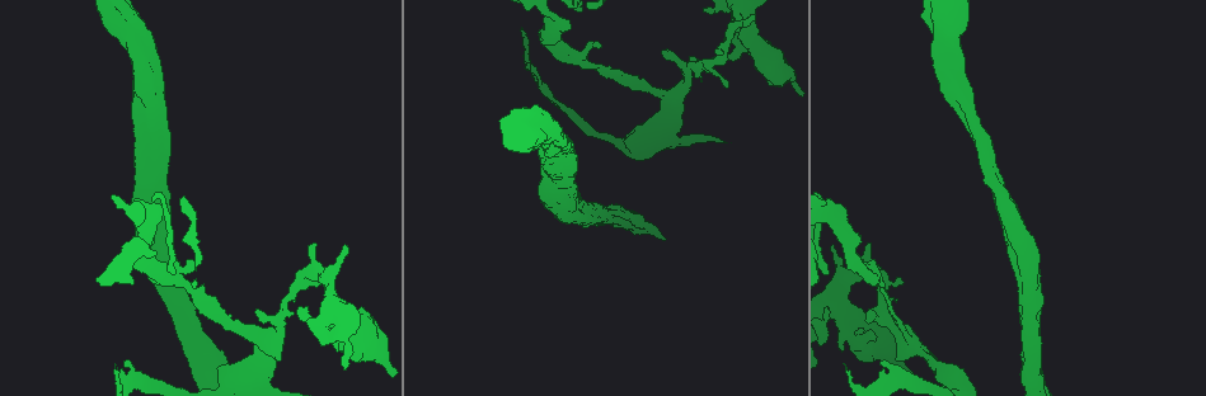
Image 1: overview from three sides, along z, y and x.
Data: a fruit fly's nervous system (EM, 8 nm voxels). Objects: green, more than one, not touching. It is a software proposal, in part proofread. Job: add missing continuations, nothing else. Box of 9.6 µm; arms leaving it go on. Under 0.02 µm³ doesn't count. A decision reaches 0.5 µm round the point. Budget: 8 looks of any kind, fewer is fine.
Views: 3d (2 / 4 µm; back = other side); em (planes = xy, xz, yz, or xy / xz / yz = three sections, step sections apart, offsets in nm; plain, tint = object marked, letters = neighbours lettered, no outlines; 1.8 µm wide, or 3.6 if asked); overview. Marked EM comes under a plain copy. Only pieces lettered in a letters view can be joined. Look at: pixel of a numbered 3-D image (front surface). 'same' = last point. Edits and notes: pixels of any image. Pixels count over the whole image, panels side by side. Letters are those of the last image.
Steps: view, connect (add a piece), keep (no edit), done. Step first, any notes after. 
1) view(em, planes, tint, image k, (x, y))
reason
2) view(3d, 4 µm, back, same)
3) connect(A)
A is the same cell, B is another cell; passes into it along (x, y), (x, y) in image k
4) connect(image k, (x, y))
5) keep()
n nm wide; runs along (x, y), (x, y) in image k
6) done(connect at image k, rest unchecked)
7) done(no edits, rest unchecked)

view(em, xy, step 8, tint, image 1, (874, 333))
an open end

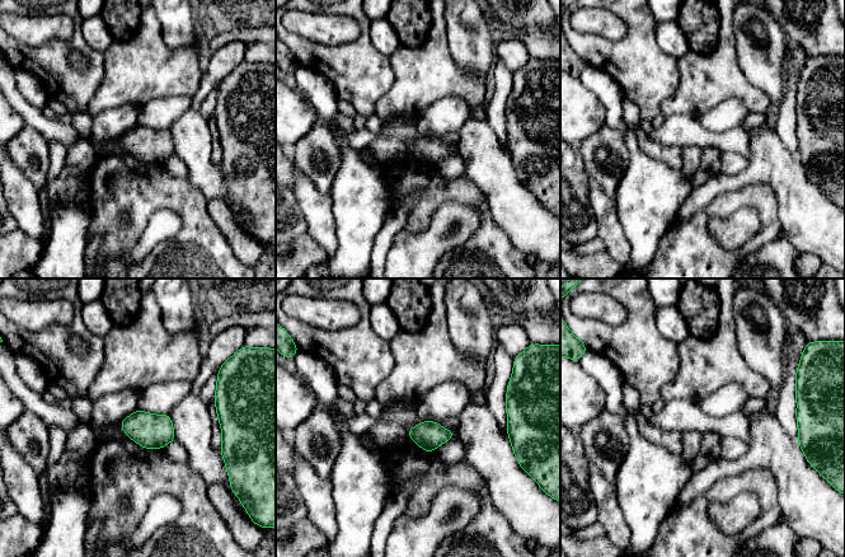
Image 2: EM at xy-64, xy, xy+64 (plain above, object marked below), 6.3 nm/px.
view(em, planes, letters, same)

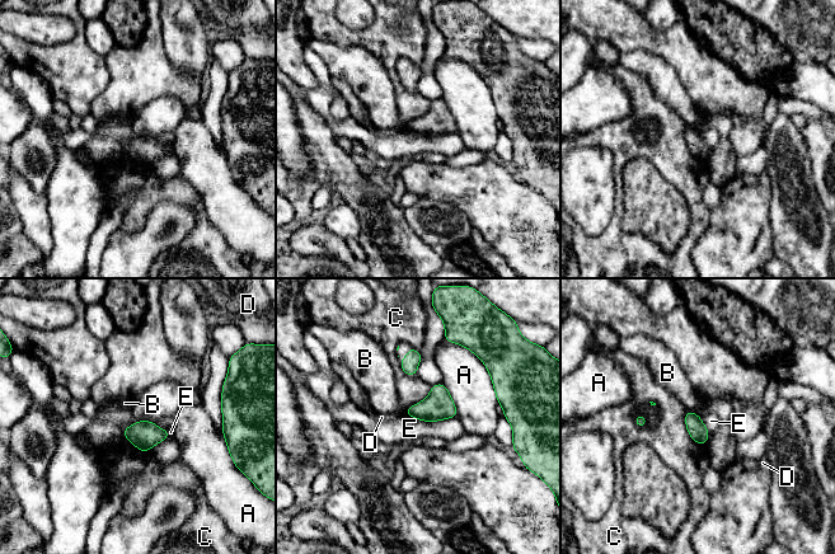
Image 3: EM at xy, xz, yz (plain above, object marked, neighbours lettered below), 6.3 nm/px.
keep()
A, B, C, D and E are other cells; border along (404, 414), (423, 421), (455, 418) in image 3; none of them fits

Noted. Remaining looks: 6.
view(3d, 4 µm, image 1, (721, 54))
an open end

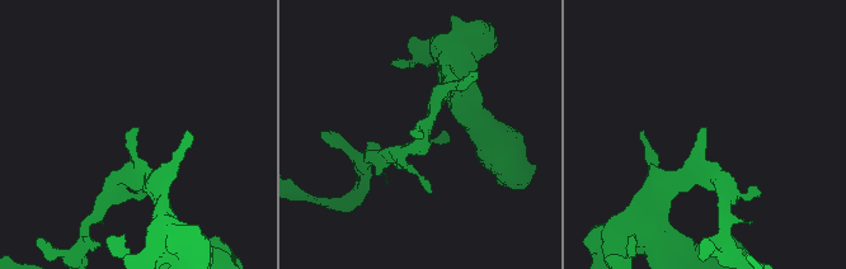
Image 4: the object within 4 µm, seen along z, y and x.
view(em, yz, step 16, tint, image 4, (706, 129))
shape alone is not enough

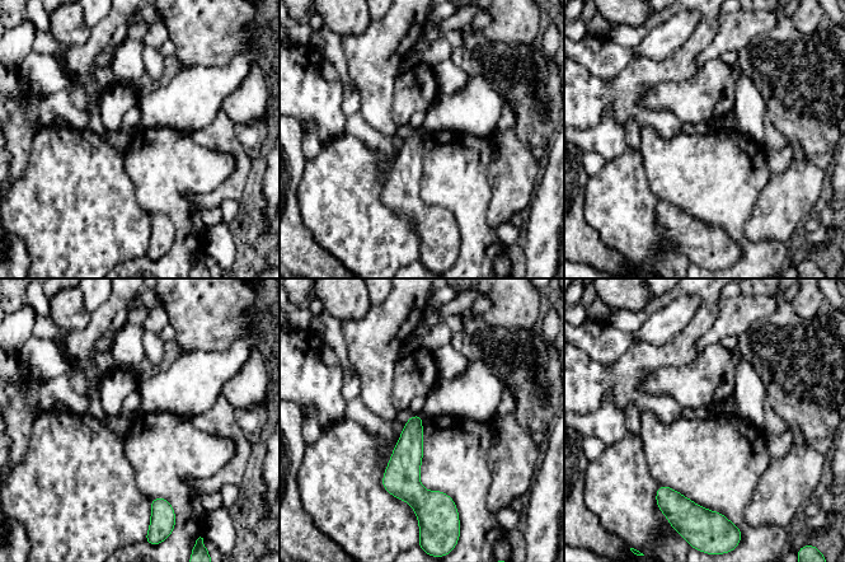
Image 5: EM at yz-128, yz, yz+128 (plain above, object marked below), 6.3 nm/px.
view(em, planes, letters, same)

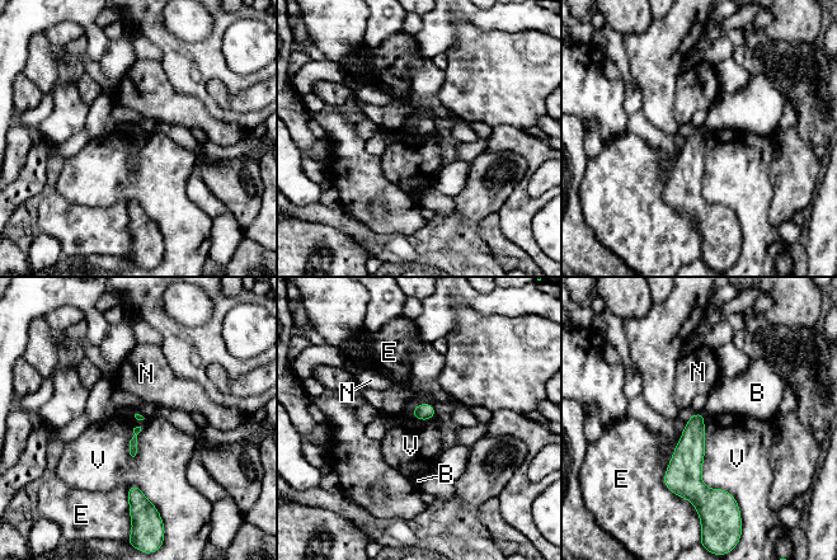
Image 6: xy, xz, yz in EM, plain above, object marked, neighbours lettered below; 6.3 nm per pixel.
keep()
B, E, N and V are other cells; no lettered piece goes on from it

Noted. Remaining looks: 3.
view(em, planes, letters, image 1, (634, 216))
abrupt turn

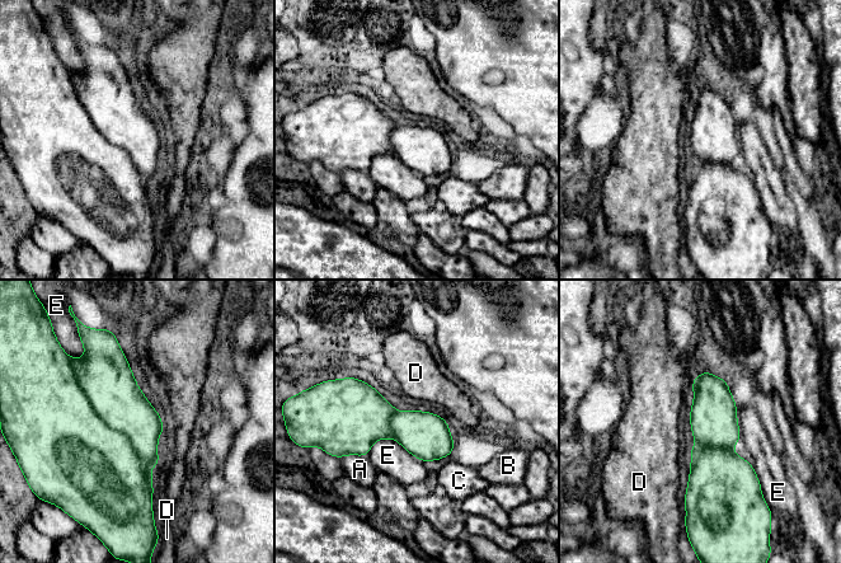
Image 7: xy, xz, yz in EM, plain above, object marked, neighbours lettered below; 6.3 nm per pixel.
keep()
E touches over 360 nm; A, B, C, D and E are other cells; border along (366, 455), (395, 439), (422, 461) in image 7; no lettered piece goes on from it

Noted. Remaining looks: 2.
done(no edits, rest unchecked)

